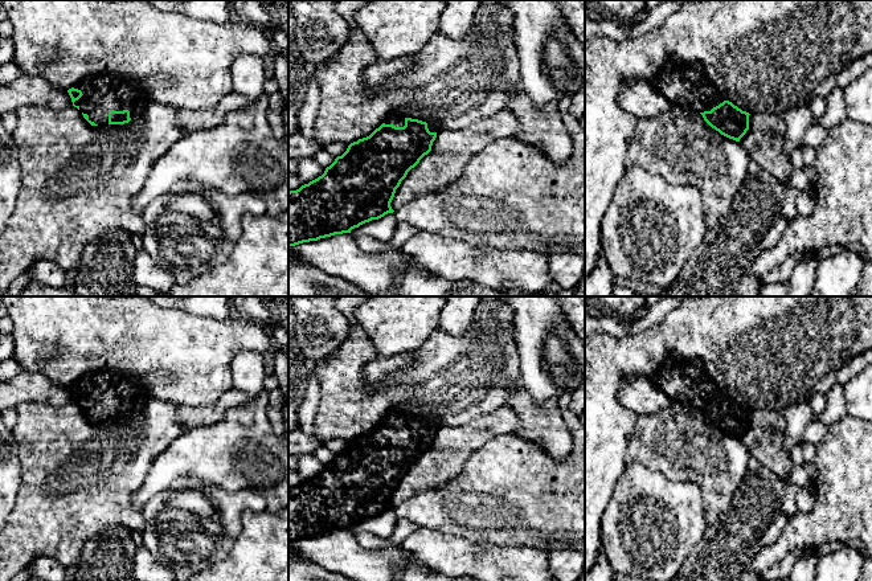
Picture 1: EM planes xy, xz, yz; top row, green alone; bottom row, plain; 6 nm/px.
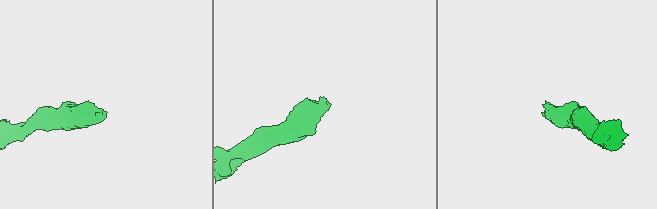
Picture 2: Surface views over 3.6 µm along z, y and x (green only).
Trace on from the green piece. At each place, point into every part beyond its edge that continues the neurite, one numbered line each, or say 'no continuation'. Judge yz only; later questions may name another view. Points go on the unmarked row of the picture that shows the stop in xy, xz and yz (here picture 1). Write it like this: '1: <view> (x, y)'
1: yz (686, 381)

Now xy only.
1: xy (102, 391)

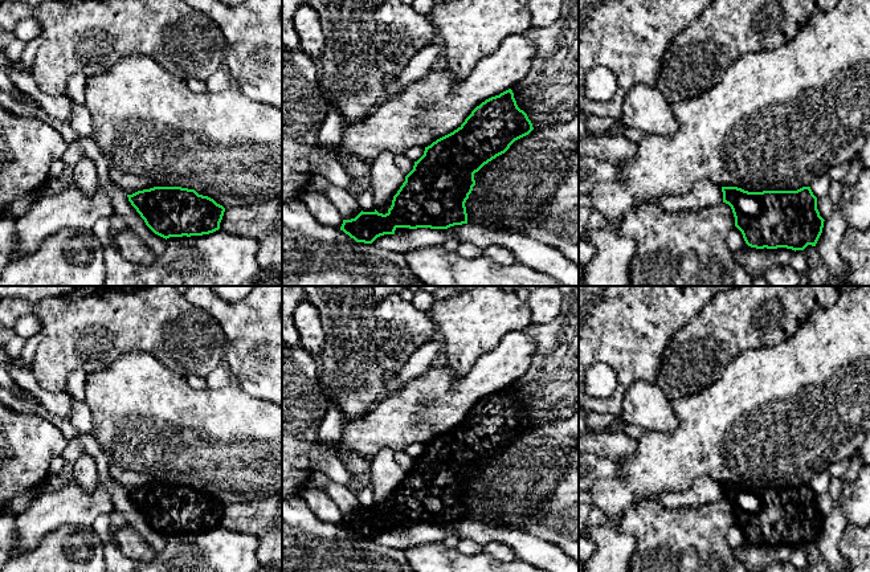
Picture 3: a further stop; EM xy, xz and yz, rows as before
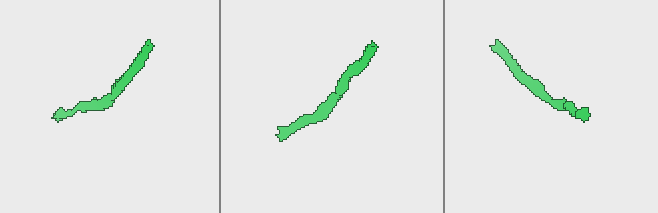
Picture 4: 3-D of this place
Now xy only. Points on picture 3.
no continuation

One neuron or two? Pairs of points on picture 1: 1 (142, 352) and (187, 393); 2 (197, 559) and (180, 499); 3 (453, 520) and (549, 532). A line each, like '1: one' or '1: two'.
1: one
2: one
3: one

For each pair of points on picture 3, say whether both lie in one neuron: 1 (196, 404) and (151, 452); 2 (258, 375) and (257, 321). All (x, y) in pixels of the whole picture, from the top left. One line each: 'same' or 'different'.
1: same
2: same

